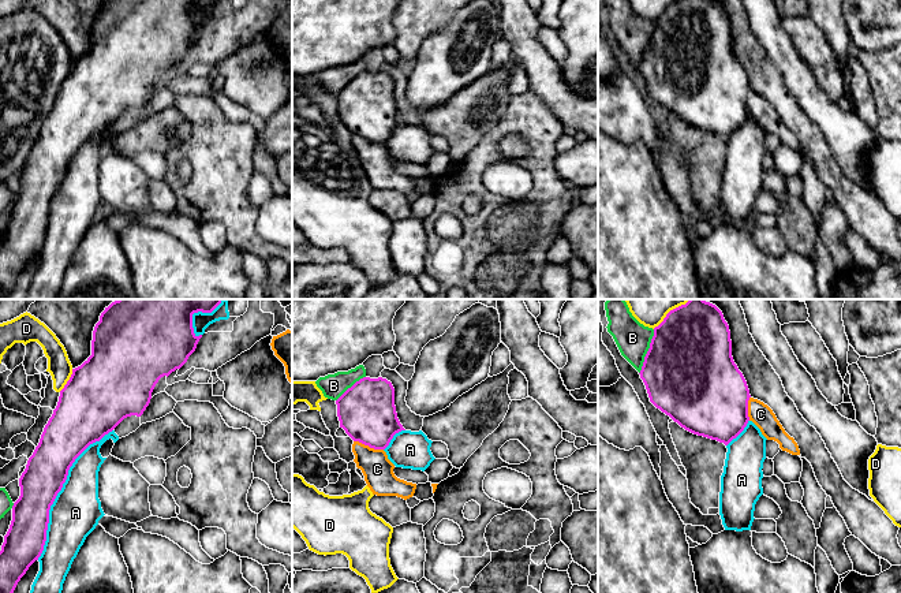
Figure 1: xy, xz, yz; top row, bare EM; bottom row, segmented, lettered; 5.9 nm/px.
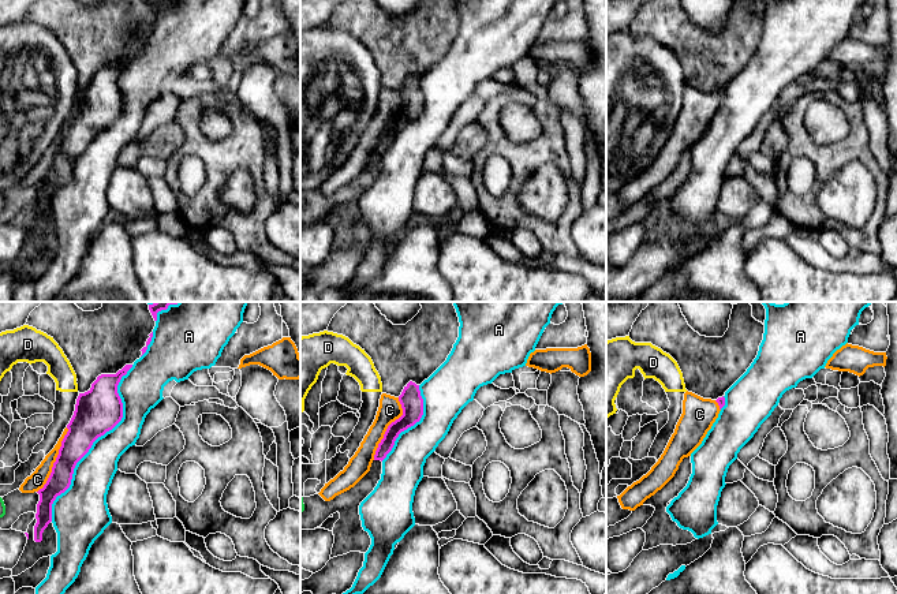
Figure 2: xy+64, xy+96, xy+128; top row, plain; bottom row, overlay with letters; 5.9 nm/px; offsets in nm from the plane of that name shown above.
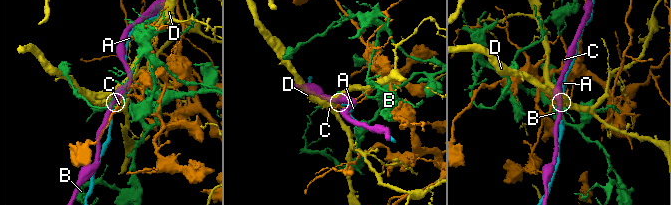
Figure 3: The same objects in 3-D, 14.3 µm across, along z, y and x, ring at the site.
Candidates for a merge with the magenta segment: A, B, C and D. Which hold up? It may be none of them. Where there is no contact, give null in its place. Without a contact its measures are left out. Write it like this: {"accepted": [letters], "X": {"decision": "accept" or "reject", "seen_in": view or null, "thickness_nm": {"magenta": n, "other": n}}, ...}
{"accepted": ["A"], "A": {"decision": "accept", "seen_in": "xy", "thickness_nm": {"magenta": 240, "other": 280}}, "B": {"decision": "reject", "seen_in": "yz", "thickness_nm": {"magenta": 500, "other": 200}}, "C": {"decision": "reject", "seen_in": "xz", "thickness_nm": {"magenta": 340, "other": 180}}, "D": {"decision": "reject", "seen_in": "xy", "thickness_nm": {"magenta": 400, "other": 140}}}

